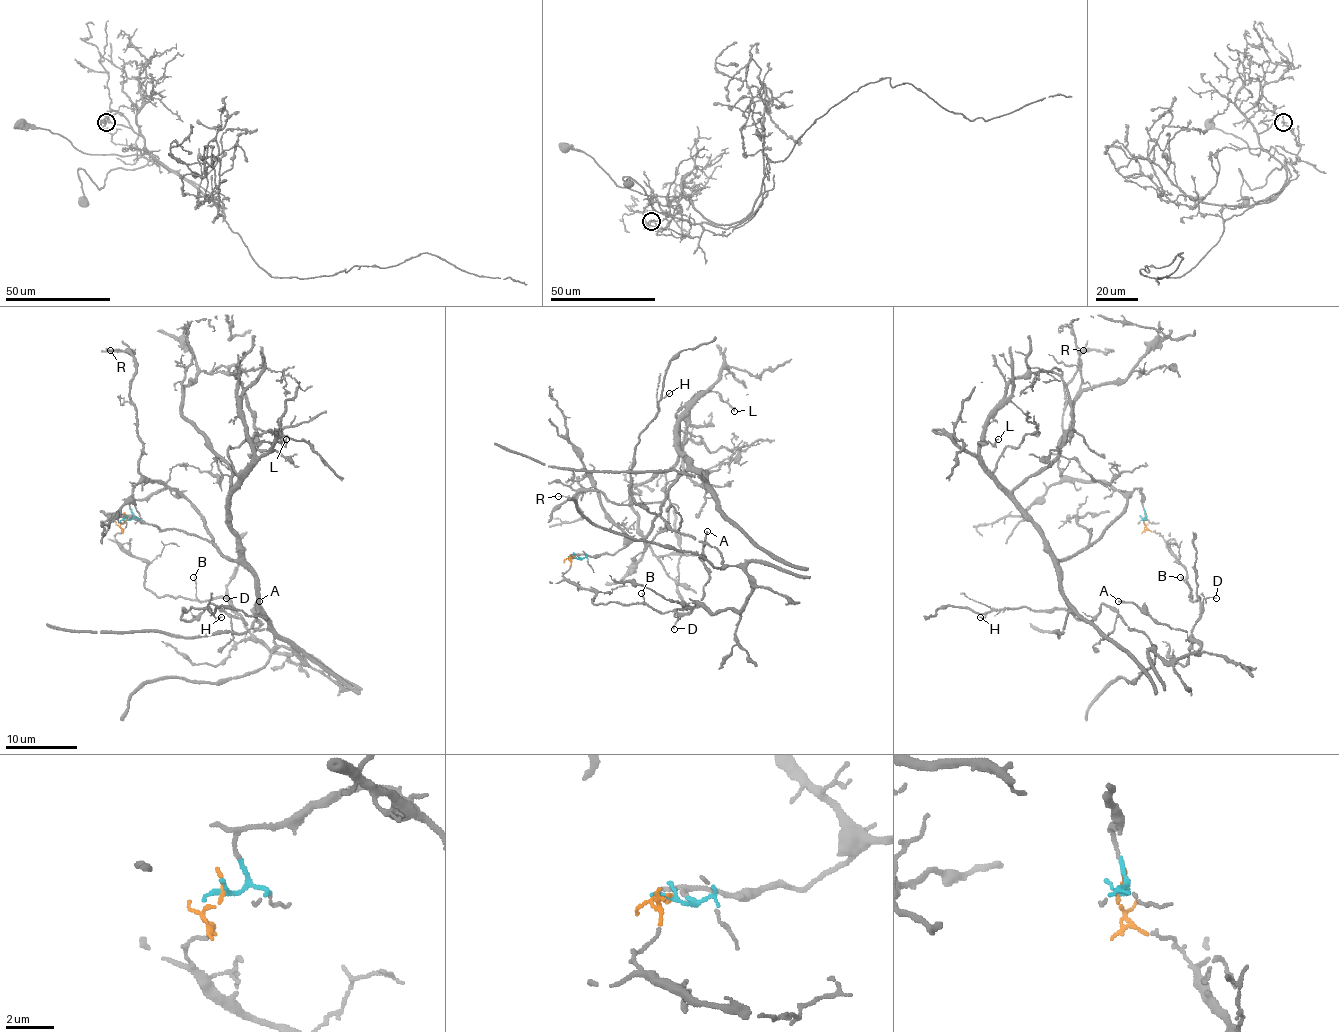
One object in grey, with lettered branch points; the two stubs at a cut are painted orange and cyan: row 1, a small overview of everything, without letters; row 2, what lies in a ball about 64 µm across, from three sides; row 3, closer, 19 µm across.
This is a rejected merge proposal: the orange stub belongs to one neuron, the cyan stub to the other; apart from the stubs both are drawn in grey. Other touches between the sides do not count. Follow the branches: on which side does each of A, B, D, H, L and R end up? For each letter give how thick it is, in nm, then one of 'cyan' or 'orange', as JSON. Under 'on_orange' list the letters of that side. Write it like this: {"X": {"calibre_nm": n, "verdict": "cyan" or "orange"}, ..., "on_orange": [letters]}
{"A": {"calibre_nm": 190, "verdict": "orange"}, "B": {"calibre_nm": 110, "verdict": "orange"}, "D": {"calibre_nm": 140, "verdict": "orange"}, "H": {"calibre_nm": 110, "verdict": "orange"}, "L": {"calibre_nm": 180, "verdict": "cyan"}, "R": {"calibre_nm": 110, "verdict": "cyan"}, "on_orange": ["A", "B", "D", "H"]}

